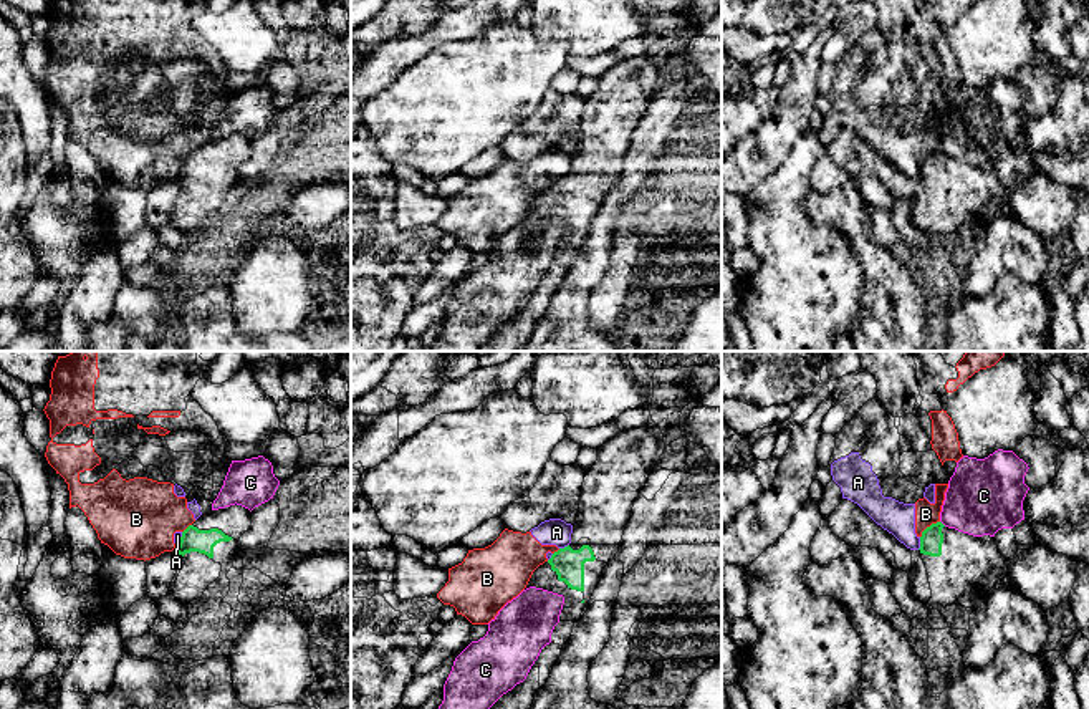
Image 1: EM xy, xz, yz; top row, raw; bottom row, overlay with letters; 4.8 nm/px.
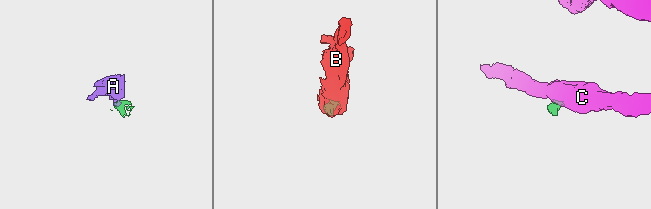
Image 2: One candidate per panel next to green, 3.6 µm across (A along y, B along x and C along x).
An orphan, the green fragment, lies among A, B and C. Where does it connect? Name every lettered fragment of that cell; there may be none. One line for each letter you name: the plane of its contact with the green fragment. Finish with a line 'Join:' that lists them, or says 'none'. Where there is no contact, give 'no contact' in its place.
Join: none

